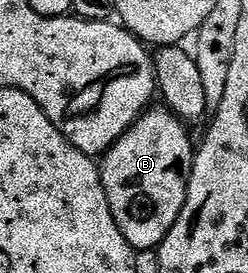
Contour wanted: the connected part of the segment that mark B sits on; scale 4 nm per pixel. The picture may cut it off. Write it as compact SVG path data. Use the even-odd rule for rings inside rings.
M167 108L148 109L102 155L99 175L109 200L109 208L121 236L132 250L153 250L165 240L165 236L177 224L177 216L187 199L187 180L191 173L193 142L187 135L188 127Z

